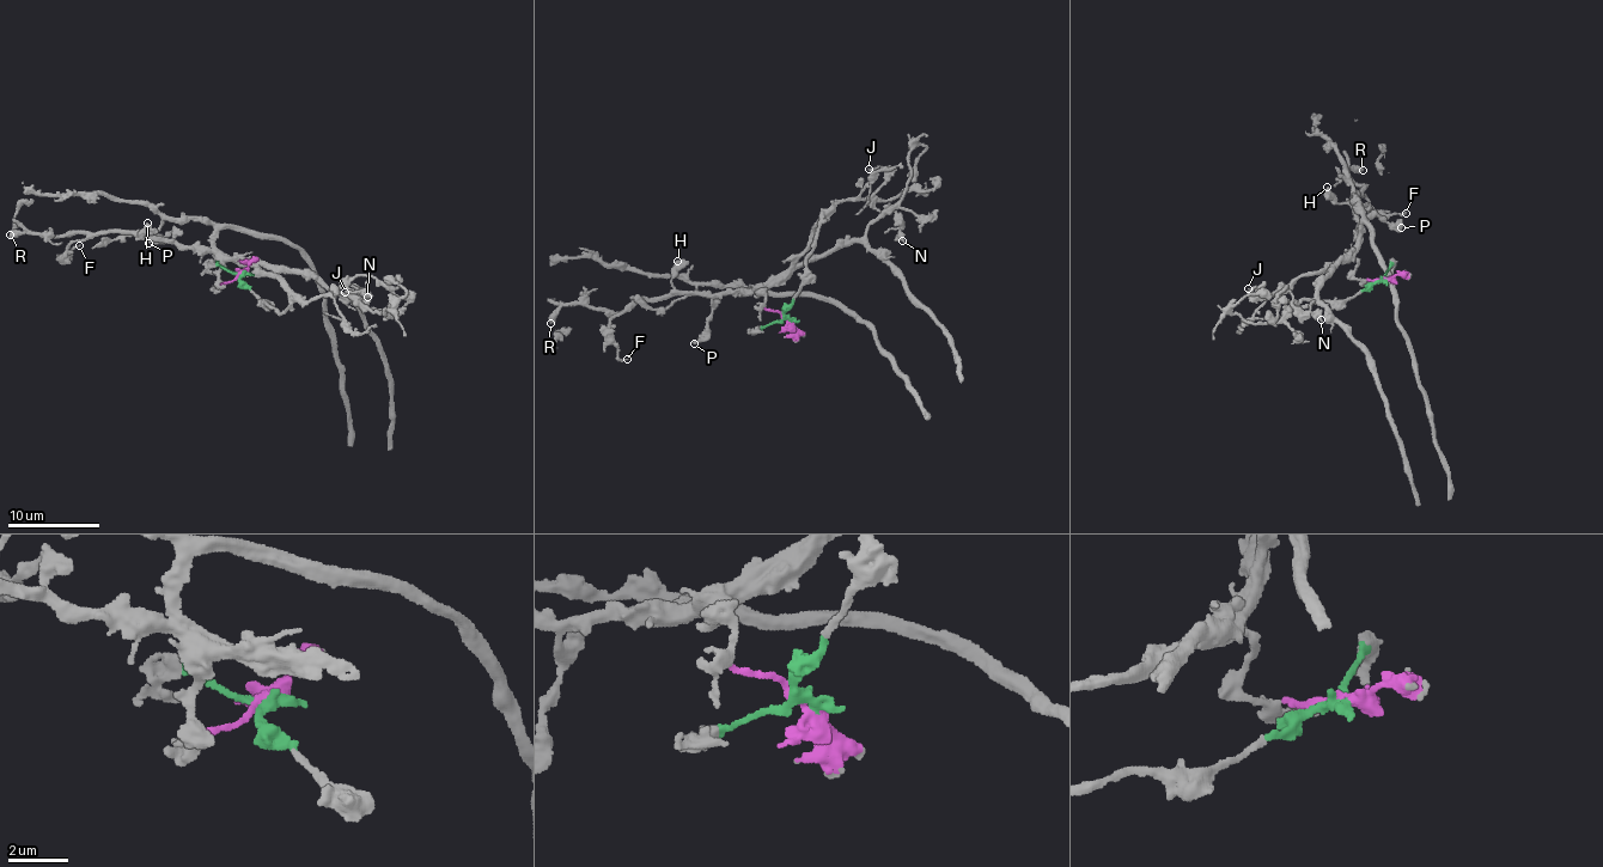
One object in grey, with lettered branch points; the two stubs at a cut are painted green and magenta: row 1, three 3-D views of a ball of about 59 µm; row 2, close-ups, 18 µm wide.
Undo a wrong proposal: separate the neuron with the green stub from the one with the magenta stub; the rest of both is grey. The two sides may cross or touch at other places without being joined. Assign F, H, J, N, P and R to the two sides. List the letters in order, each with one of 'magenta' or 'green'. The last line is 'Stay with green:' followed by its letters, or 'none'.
F: magenta
H: magenta
J: green
N: green
P: magenta
R: magenta
Stay with green: J, N

